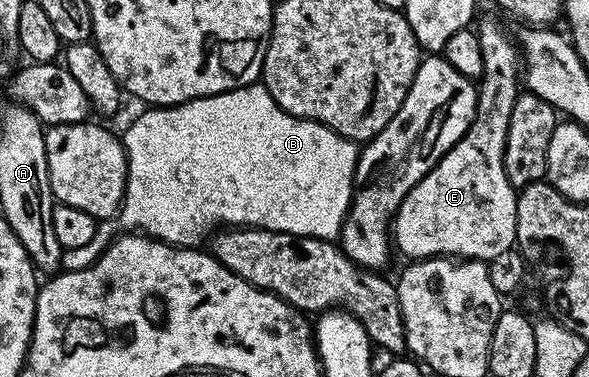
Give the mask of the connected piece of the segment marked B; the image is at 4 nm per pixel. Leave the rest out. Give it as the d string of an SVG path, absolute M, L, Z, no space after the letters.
M262 82L250 83L248 87L238 87L220 95L206 95L203 99L176 103L173 107L152 106L144 111L147 112L137 116L128 125L127 132L122 132L121 135L123 149L127 152L127 189L123 194L123 205L117 216L120 232L142 233L163 243L169 243L172 247L192 249L198 248L203 238L206 240L212 232L222 227L260 227L270 231L288 231L290 235L304 235L332 241L340 238L347 210L351 207L355 186L355 166L360 152L360 148L352 140L337 134L325 125L313 122L312 119L296 119L285 109L281 109L277 101L273 101L273 97Z

